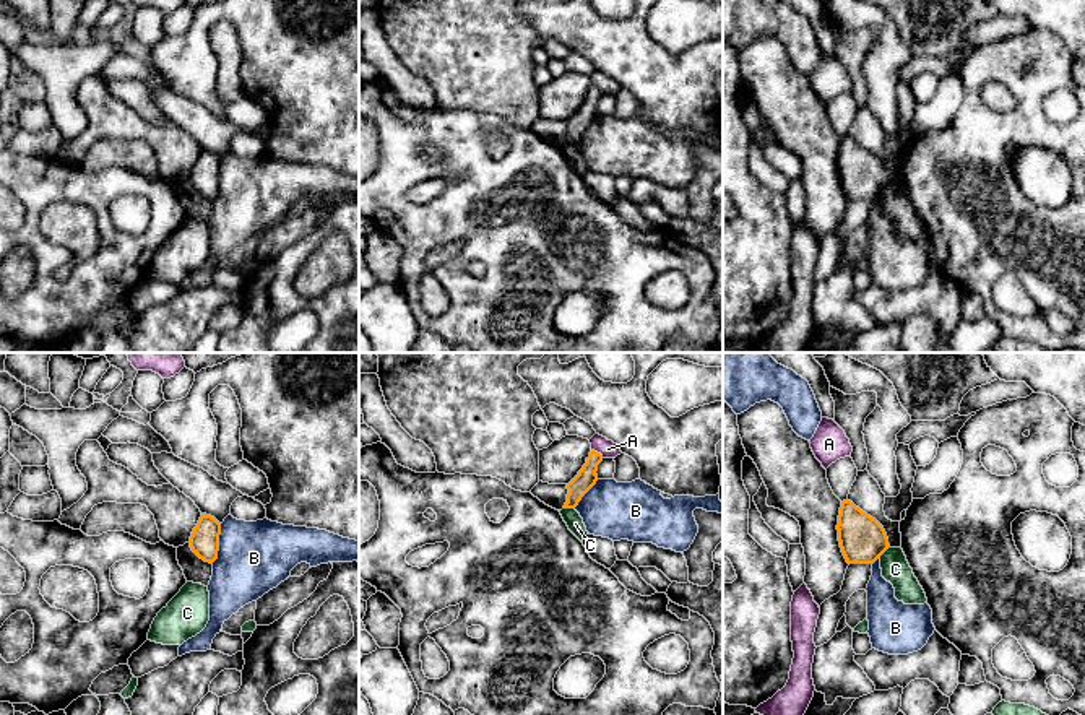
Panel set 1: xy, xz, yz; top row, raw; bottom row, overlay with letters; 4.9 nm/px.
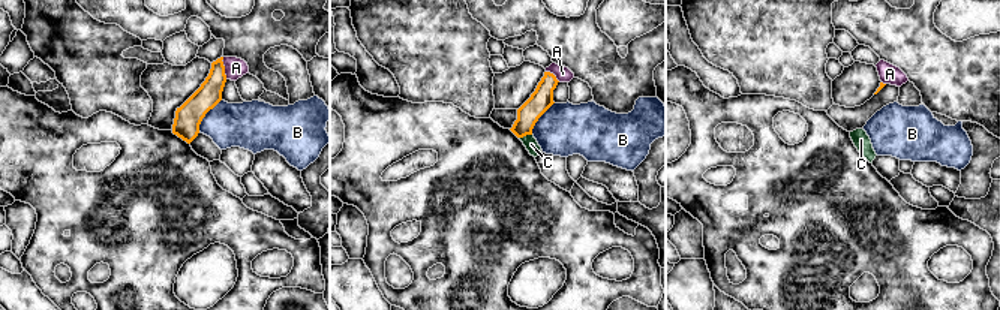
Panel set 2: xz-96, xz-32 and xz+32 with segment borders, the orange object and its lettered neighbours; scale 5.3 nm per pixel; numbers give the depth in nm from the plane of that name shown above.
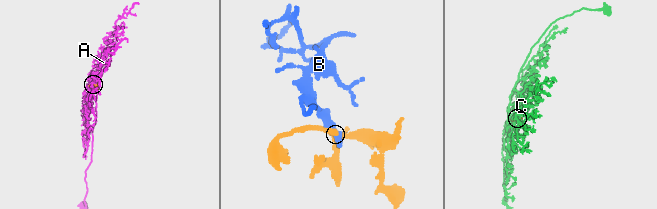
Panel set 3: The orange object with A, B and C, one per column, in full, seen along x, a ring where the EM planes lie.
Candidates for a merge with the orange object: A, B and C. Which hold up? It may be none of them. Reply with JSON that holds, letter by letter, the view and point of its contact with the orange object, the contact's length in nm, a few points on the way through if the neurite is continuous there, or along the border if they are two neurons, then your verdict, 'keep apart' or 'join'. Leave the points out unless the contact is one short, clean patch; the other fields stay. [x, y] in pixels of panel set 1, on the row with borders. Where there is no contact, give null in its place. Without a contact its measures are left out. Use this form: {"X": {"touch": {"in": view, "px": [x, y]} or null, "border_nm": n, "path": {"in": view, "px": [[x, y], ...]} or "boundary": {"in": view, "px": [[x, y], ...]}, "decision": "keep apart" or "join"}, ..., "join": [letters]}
{"A": {"touch": {"in": "xz", "px": [596, 452]}, "border_nm": 80, "decision": "keep apart"}, "B": {"touch": {"in": "xy", "px": [218, 543]}, "border_nm": 200, "boundary": {"in": "xy", "px": [[221, 524], [220, 550], [211, 563]]}, "decision": "keep apart"}, "C": {"touch": {"in": "yz", "px": [884, 551]}, "border_nm": 80, "decision": "keep apart"}, "join": []}

